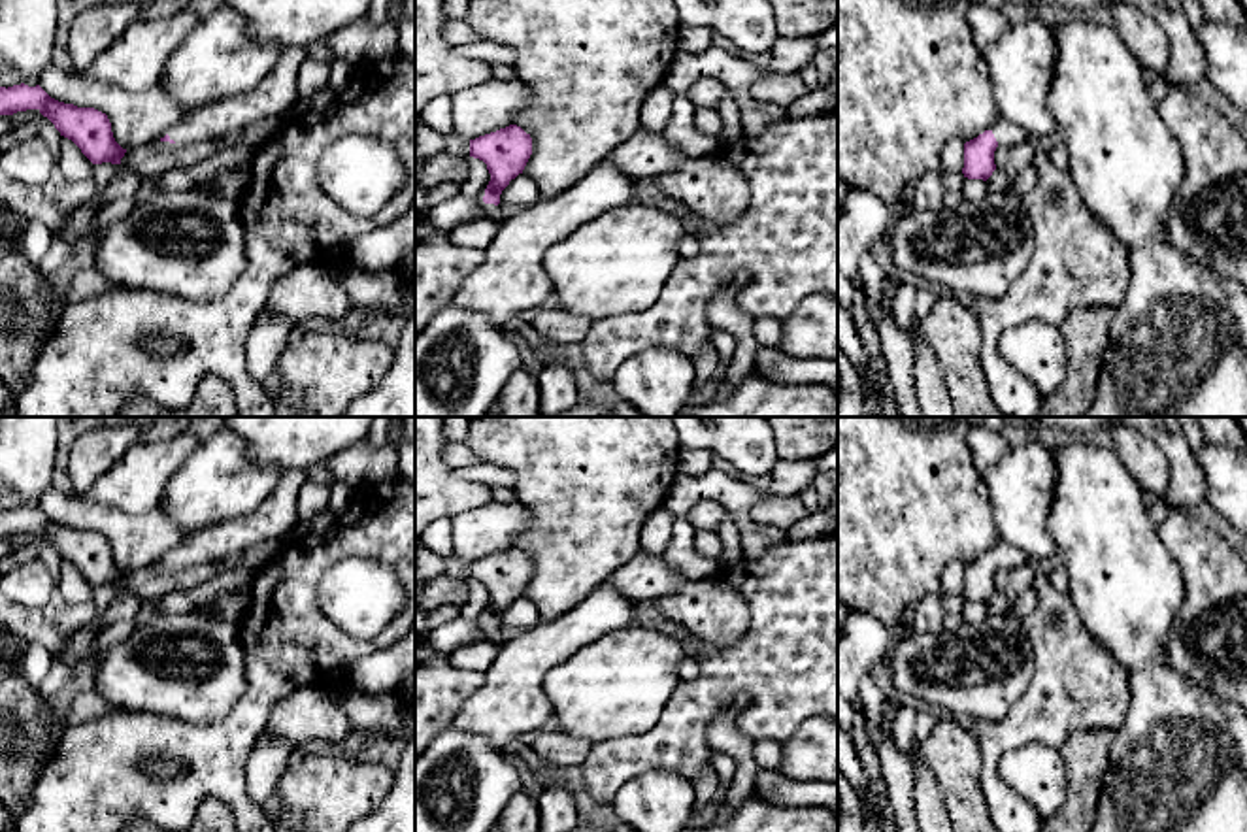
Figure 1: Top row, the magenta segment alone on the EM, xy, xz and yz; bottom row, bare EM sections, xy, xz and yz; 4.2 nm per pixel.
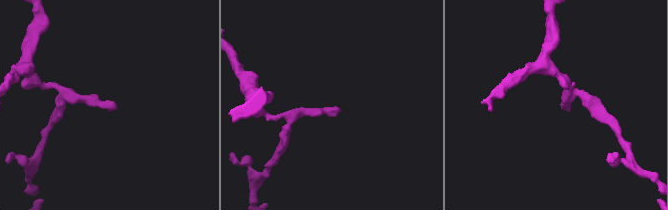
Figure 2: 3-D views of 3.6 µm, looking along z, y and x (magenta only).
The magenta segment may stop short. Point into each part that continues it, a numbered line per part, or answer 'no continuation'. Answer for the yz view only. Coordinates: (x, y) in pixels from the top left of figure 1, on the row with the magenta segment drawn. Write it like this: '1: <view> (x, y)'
1: yz (1006, 133)

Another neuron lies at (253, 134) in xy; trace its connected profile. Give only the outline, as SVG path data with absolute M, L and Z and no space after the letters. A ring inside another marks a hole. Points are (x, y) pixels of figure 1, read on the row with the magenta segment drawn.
M268 115L241 130L241 143L245 151L258 147L262 141L272 138L277 130L281 130L289 121L283 115Z

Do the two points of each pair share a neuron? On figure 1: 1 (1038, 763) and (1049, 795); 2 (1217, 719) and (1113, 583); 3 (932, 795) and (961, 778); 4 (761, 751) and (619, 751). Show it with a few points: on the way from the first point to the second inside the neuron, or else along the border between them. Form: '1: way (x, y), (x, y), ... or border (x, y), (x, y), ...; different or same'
1: way (1038, 770), (1049, 787); same
2: way (1180, 697), (1147, 665), (1132, 621); same
3: border (914, 759), (932, 774), (949, 812); different
4: border (755, 742), (768, 740), (781, 746); different

